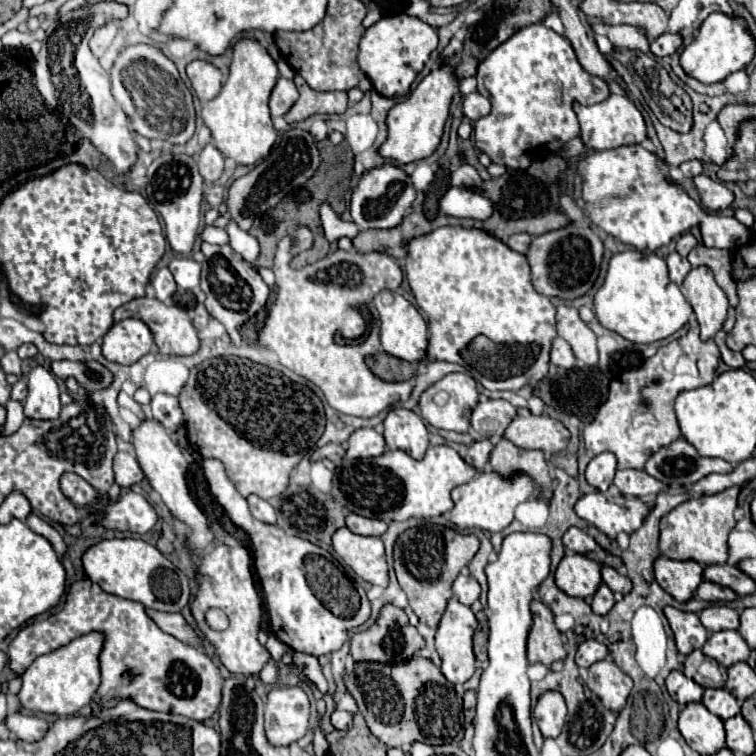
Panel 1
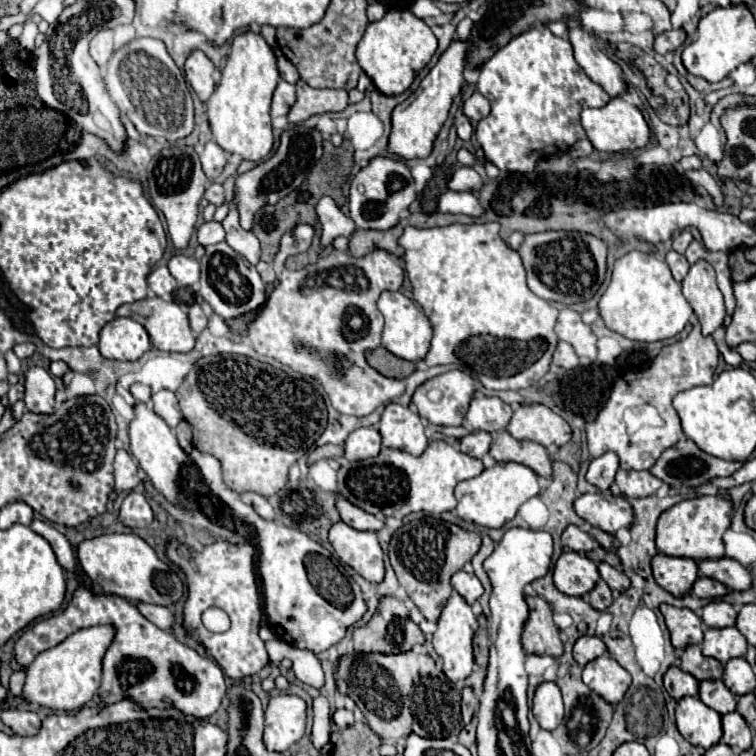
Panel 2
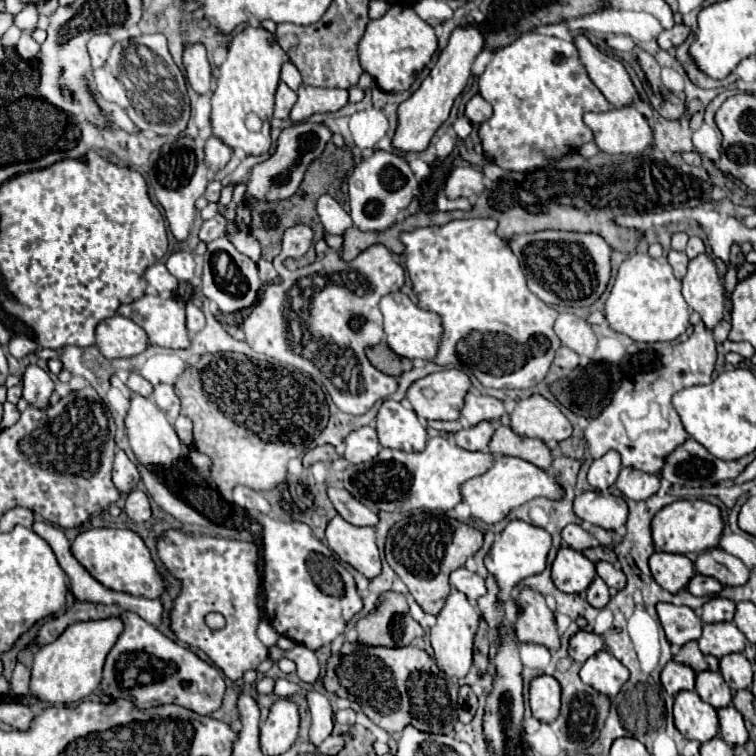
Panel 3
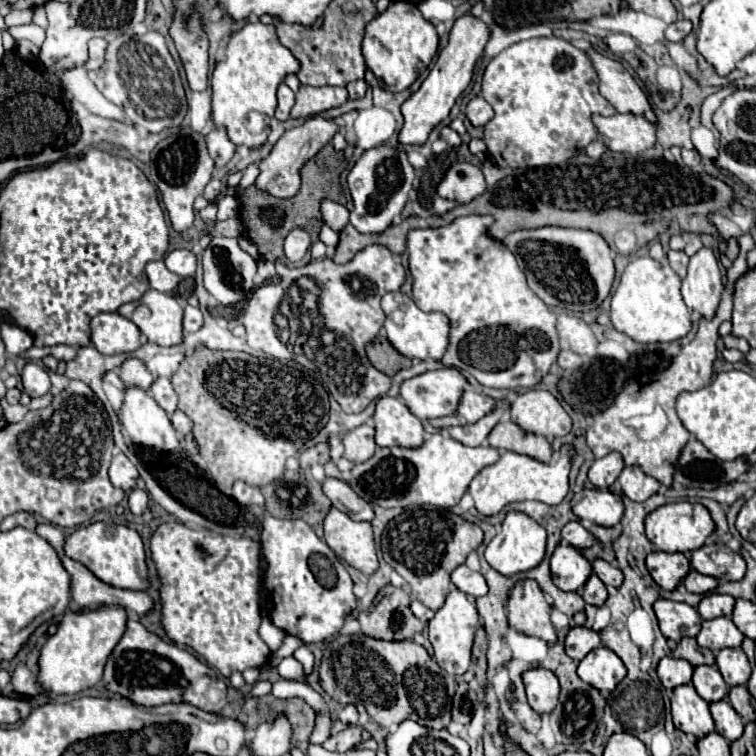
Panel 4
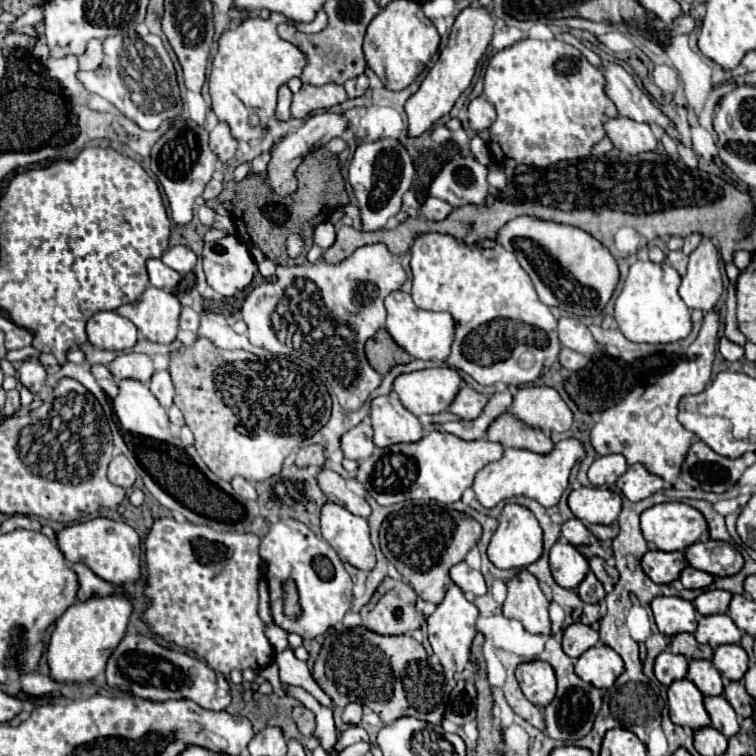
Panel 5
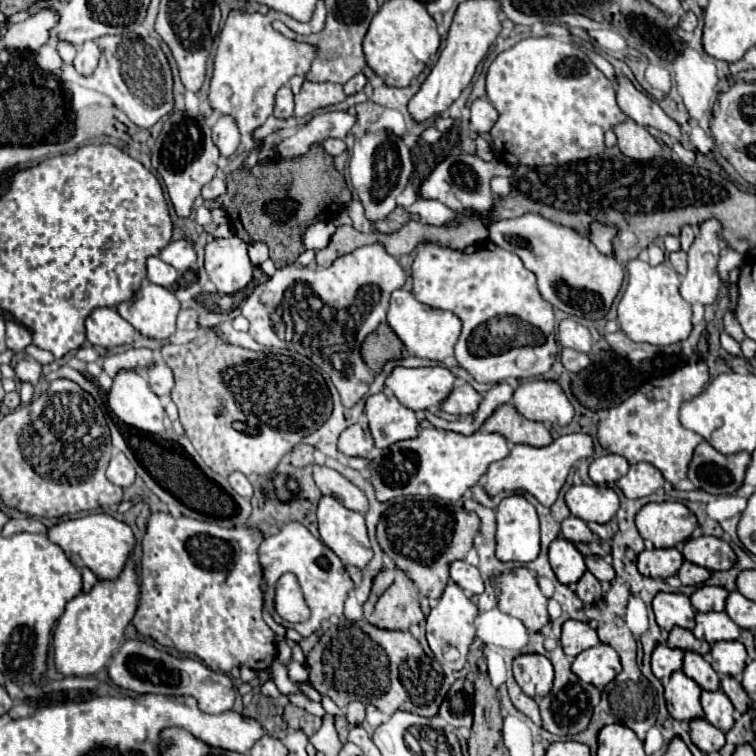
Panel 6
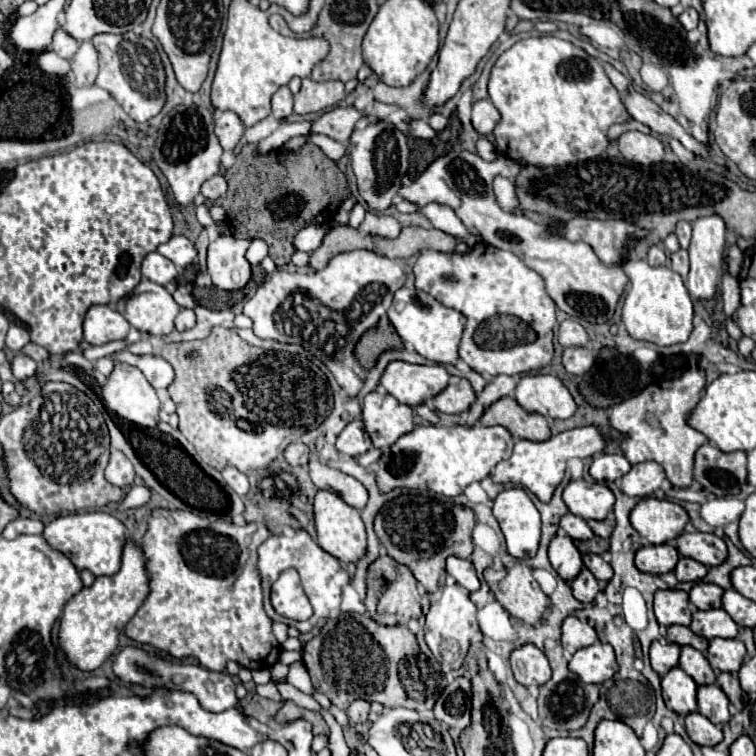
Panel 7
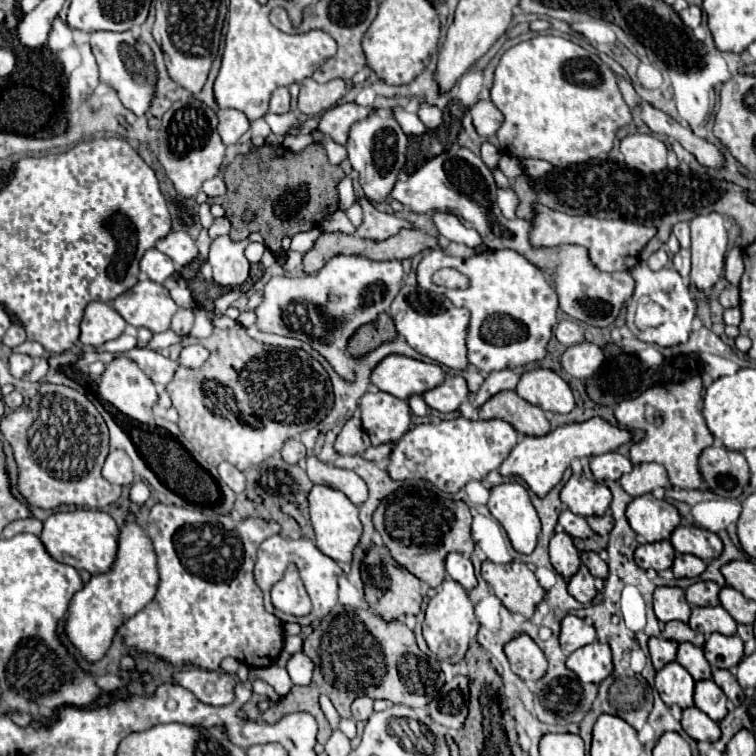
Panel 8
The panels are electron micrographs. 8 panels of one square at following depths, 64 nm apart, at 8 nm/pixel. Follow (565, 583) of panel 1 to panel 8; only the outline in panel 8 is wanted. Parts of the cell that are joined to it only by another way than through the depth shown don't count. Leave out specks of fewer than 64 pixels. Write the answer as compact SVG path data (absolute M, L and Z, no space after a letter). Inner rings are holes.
M558 530L550 540L550 562L564 580L570 580L580 568L580 554L574 548L572 538L562 530Z

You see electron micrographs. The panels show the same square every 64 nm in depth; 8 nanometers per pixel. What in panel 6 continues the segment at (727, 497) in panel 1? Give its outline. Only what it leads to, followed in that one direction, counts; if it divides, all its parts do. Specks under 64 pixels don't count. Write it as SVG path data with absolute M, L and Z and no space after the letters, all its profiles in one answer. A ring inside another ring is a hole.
M652 502L636 514L636 526L654 548L680 548L692 538L698 520L682 502Z

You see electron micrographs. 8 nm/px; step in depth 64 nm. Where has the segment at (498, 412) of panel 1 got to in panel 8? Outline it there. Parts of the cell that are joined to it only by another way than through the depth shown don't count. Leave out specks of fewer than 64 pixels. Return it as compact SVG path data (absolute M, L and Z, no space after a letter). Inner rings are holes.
M448 376L438 390L430 390L424 394L424 402L438 412L456 412L462 402L466 402L470 390L462 376Z

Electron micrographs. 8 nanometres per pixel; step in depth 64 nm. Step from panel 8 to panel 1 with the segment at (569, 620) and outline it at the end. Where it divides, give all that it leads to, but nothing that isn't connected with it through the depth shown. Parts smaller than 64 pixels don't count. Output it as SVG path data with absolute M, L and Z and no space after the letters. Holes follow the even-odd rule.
M586 640L580 644L578 652L576 652L576 664L580 668L590 668L594 662L600 662L608 656L608 648L606 644L598 642L598 640Z

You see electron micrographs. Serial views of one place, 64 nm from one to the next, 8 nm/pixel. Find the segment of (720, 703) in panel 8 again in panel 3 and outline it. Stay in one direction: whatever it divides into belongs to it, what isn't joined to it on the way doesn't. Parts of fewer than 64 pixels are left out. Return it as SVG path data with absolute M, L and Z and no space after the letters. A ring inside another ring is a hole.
M734 706L718 710L718 718L722 740L726 740L730 746L742 746L748 742L748 730L744 726L744 718L742 714L738 714L738 710L734 710Z

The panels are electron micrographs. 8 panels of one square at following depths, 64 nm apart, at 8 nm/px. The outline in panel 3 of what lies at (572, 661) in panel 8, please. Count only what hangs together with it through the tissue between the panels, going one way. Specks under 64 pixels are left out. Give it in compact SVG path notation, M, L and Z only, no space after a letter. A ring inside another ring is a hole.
M602 650L594 654L594 658L588 658L584 662L580 670L580 678L596 692L614 698L630 678L630 672L626 666L622 666L620 660L616 660L612 654Z

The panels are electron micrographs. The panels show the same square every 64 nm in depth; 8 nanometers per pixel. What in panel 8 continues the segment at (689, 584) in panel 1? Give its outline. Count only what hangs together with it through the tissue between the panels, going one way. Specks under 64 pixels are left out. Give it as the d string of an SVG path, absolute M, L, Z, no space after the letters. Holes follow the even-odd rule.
M668 540L654 542L654 544L642 544L636 548L636 564L642 570L666 570L672 566L676 558L676 550Z

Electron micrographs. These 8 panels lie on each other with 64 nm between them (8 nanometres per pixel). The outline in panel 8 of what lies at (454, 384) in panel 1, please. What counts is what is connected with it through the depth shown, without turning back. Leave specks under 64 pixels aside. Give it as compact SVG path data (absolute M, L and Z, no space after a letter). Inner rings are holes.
M394 354L376 366L372 384L400 400L408 400L410 396L424 396L428 390L440 386L444 378L446 372L438 364Z

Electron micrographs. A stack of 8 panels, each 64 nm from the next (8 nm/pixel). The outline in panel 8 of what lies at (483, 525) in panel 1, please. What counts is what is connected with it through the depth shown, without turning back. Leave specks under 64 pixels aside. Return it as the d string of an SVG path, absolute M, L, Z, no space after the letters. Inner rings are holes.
M590 418L586 422L580 424L568 424L568 426L560 426L556 430L552 430L546 436L520 436L522 440L512 448L510 456L500 464L498 472L502 476L518 476L522 478L530 490L544 498L560 480L564 470L570 466L570 462L574 458L584 458L584 456L598 456L598 454L606 454L610 450L616 450L618 446L622 446L624 442L630 440L630 432L622 430L618 426L608 424L602 418Z

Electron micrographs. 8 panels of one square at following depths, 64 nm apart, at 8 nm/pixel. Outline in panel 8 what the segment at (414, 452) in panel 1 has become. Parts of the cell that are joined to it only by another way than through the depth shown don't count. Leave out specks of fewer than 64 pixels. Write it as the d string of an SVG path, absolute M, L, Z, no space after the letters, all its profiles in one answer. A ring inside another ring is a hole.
M370 388L360 398L362 426L370 436L372 446L398 442L404 432L410 428L410 406L400 398L394 398L388 392L378 388Z

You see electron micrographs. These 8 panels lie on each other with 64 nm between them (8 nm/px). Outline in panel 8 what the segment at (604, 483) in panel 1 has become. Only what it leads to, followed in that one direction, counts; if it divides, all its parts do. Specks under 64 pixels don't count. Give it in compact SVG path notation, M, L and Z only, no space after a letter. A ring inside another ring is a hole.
M606 452L590 458L590 470L598 482L606 482L606 480L618 480L622 474L630 472L632 464L626 456L618 452Z

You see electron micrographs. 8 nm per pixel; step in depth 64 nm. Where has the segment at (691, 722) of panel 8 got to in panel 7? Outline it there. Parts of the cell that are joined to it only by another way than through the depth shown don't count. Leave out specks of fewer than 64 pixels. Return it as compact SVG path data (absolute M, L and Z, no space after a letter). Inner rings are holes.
M694 712L694 714L686 716L686 732L688 732L690 740L698 746L716 746L724 738L722 728L714 726L700 712Z

